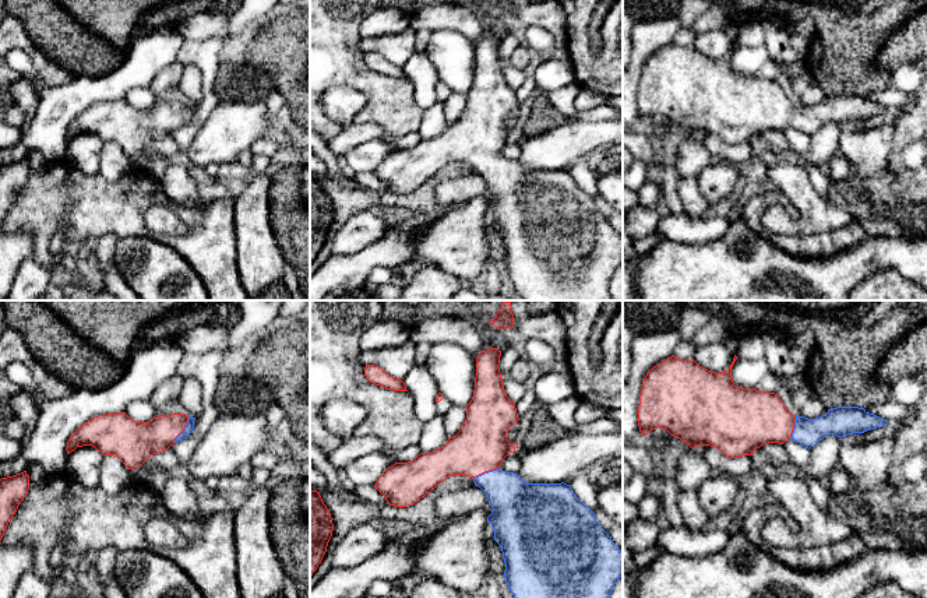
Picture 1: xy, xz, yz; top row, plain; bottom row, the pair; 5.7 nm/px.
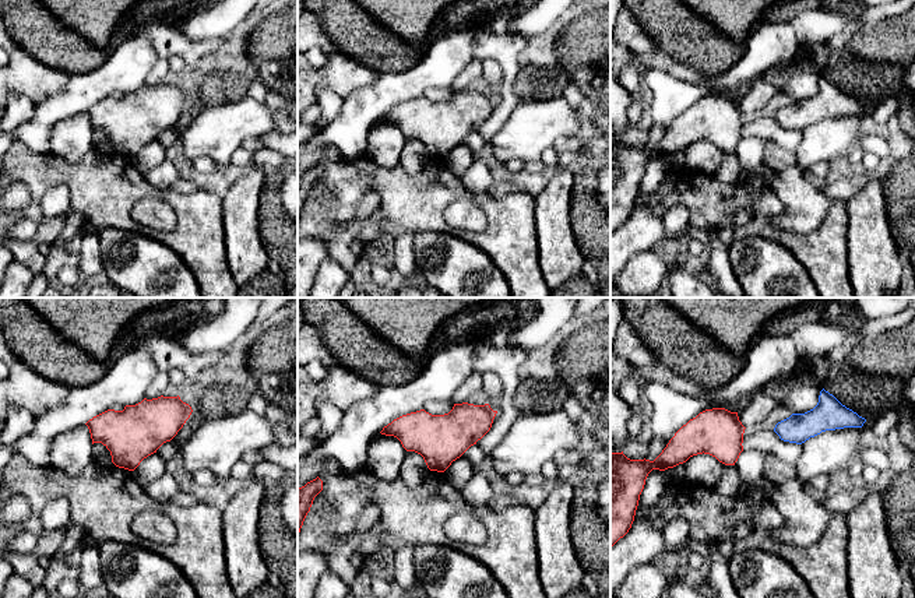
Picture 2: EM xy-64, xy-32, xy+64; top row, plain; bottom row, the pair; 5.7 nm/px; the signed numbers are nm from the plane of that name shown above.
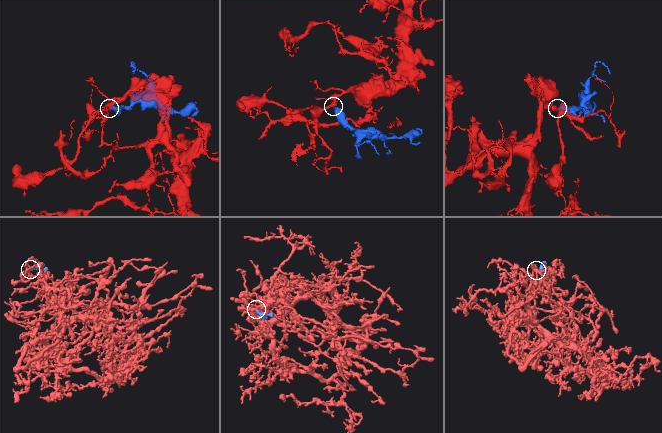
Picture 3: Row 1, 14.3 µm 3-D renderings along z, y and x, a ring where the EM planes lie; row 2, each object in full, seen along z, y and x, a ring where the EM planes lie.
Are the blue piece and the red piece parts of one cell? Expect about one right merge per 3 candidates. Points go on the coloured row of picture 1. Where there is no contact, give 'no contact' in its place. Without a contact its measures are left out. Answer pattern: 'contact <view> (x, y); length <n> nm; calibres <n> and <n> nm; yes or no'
contact xz (485, 472); length 170 nm; calibres 280 and 300 nm; yes

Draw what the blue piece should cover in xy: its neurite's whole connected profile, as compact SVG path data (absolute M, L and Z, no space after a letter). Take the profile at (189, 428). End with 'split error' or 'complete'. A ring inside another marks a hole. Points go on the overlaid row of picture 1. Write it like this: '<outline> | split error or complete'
M126 412L92 418L80 426L67 442L67 454L77 447L92 446L103 455L114 455L127 469L141 467L151 455L186 439L195 418L186 414L155 415L149 422L135 422Z | split error

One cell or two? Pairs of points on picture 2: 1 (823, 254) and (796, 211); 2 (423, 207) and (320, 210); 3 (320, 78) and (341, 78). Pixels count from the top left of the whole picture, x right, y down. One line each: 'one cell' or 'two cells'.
1: two cells
2: one cell
3: one cell

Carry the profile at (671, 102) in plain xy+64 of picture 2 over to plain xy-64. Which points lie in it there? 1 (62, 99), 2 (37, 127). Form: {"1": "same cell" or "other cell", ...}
{"1": "same cell", "2": "same cell"}

